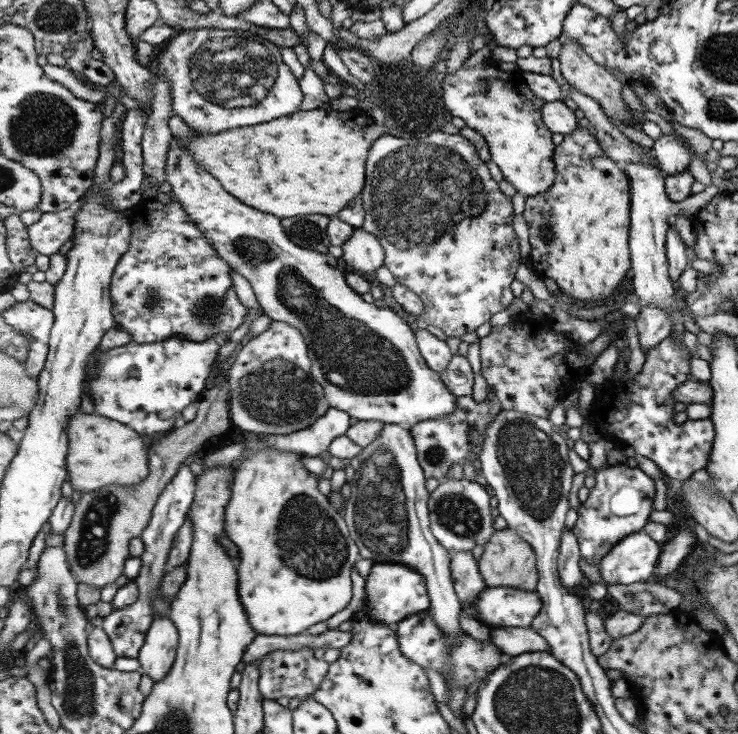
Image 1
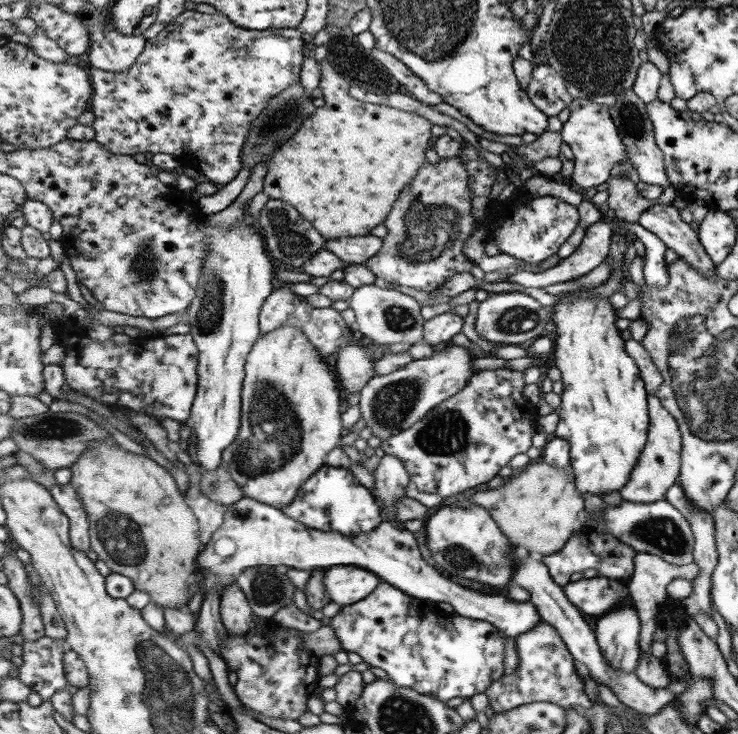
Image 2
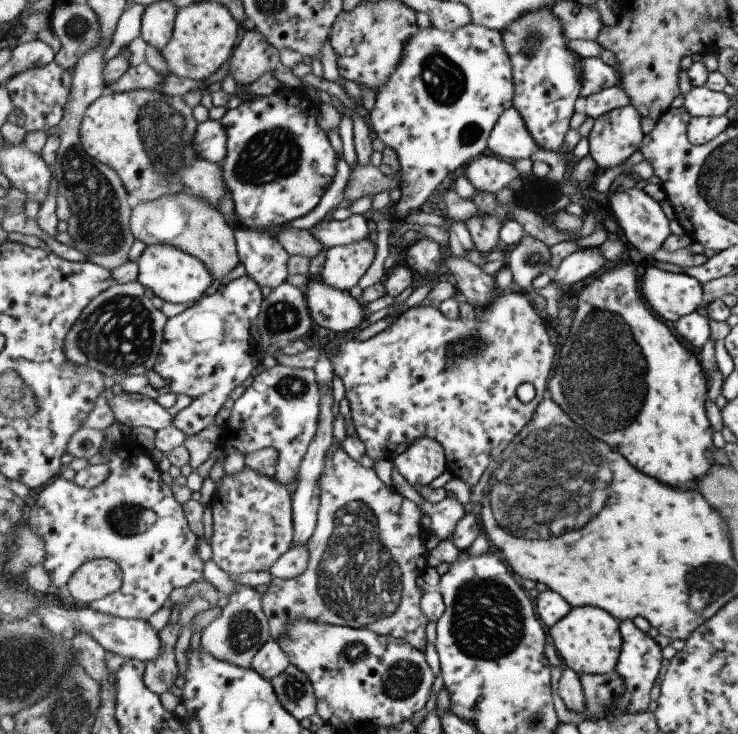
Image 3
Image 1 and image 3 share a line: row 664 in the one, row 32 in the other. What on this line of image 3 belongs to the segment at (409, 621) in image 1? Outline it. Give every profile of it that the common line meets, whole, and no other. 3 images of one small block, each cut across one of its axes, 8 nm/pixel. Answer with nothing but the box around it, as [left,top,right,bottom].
[367,24,515,232]

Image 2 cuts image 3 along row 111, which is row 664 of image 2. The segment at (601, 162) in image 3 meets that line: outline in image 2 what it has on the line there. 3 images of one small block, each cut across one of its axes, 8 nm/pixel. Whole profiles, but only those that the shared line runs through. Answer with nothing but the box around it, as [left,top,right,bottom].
[596,596,642,672]

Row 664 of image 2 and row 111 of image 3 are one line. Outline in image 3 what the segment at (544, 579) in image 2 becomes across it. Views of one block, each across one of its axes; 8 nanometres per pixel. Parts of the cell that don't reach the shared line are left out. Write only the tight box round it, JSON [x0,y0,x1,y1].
[584,85,631,120]

